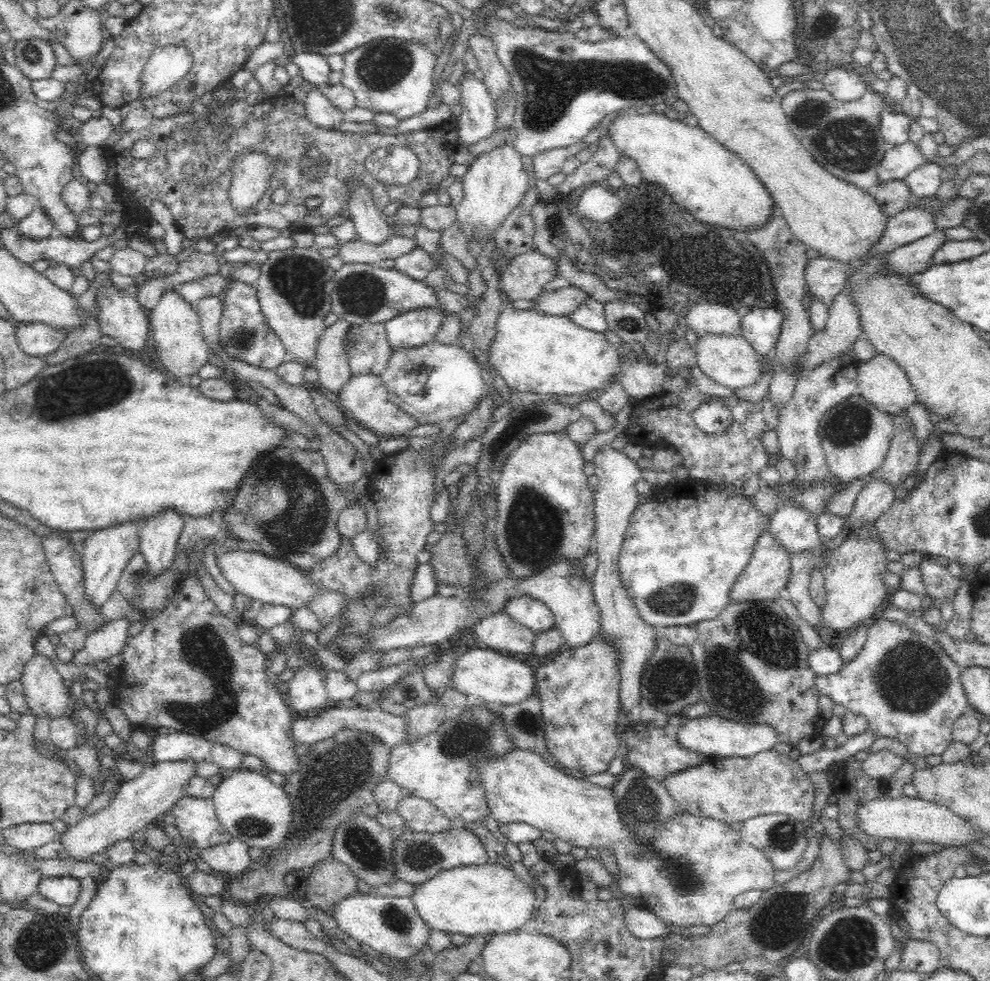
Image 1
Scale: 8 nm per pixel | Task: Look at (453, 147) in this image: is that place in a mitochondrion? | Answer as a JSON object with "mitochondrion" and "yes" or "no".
{"mitochondrion":"no"}

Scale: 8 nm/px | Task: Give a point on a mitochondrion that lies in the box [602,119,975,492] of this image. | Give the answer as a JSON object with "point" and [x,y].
{"point":[853,421]}

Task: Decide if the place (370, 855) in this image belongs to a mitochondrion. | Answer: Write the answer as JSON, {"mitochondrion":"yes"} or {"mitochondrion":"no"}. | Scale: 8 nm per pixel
{"mitochondrion":"yes"}

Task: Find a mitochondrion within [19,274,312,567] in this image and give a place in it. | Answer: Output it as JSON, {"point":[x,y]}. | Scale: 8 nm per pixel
{"point":[84,390]}

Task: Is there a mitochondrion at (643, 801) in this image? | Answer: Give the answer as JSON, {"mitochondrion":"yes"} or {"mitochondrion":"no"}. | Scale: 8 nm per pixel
{"mitochondrion":"yes"}

